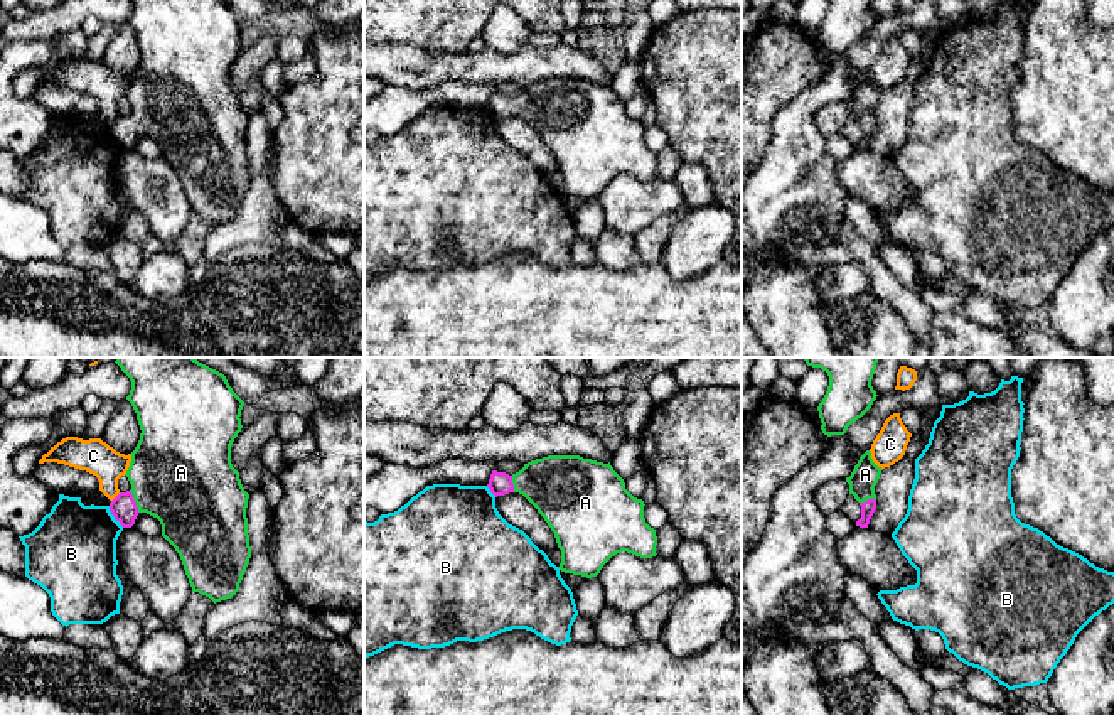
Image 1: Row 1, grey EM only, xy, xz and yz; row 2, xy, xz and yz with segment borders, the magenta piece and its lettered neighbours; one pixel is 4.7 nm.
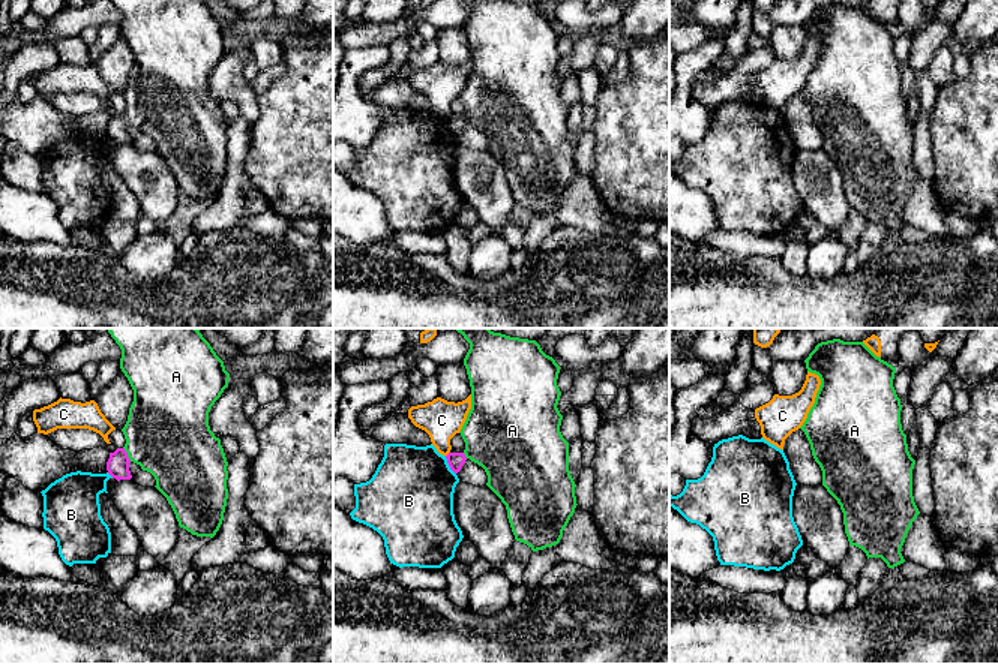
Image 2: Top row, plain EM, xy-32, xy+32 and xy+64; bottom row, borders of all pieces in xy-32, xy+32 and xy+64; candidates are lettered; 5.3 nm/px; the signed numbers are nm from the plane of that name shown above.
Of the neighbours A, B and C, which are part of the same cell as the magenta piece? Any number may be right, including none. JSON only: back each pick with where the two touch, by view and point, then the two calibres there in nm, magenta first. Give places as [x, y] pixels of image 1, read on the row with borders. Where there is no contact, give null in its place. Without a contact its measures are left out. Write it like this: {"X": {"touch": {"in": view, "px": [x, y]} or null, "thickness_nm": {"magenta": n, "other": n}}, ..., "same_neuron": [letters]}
{"A": {"touch": {"in": "xy", "px": [133, 501]}, "thickness_nm": {"magenta": 120, "other": 460}}, "same_neuron": ["A"]}

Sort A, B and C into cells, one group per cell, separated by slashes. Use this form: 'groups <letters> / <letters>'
groups A / B / C

